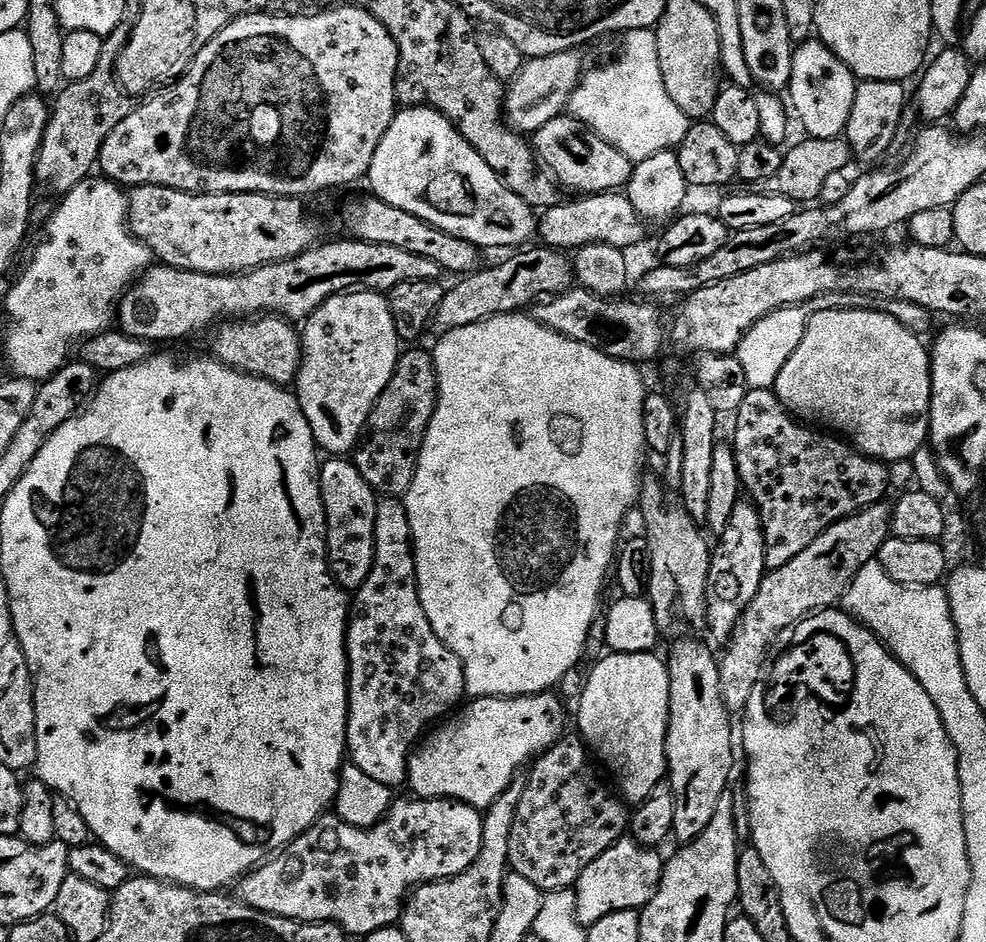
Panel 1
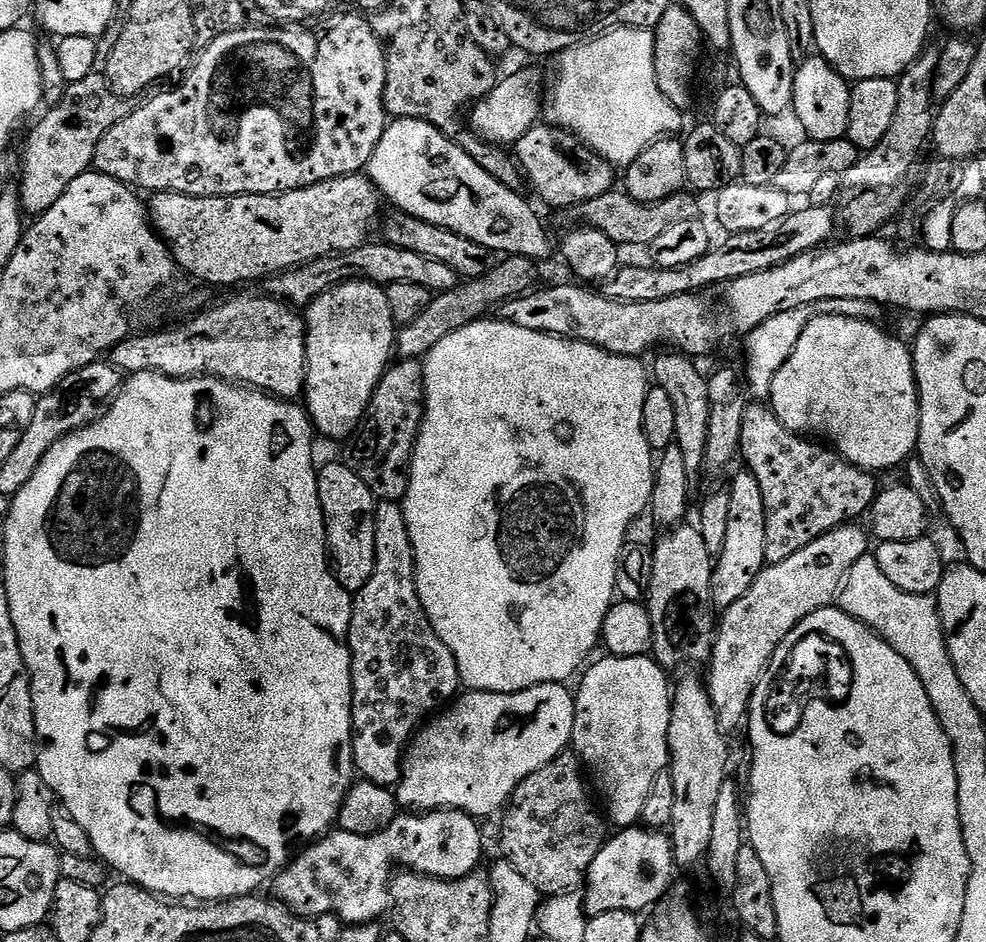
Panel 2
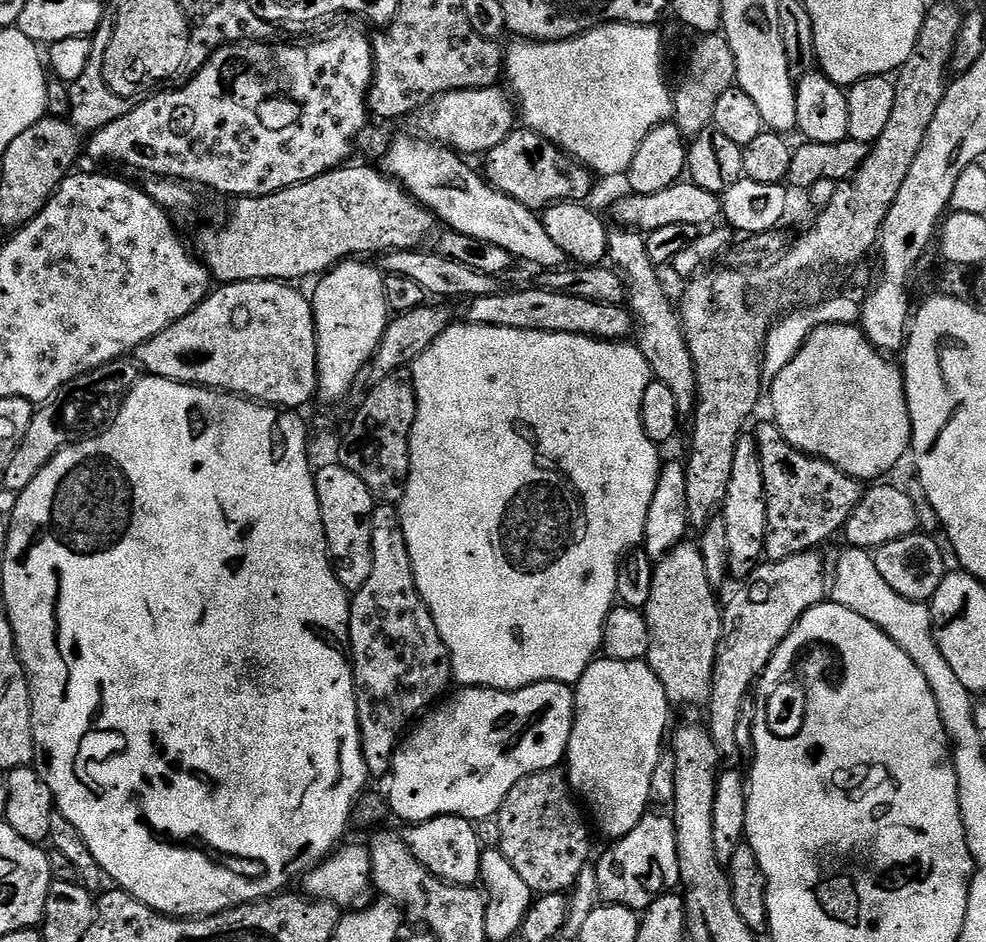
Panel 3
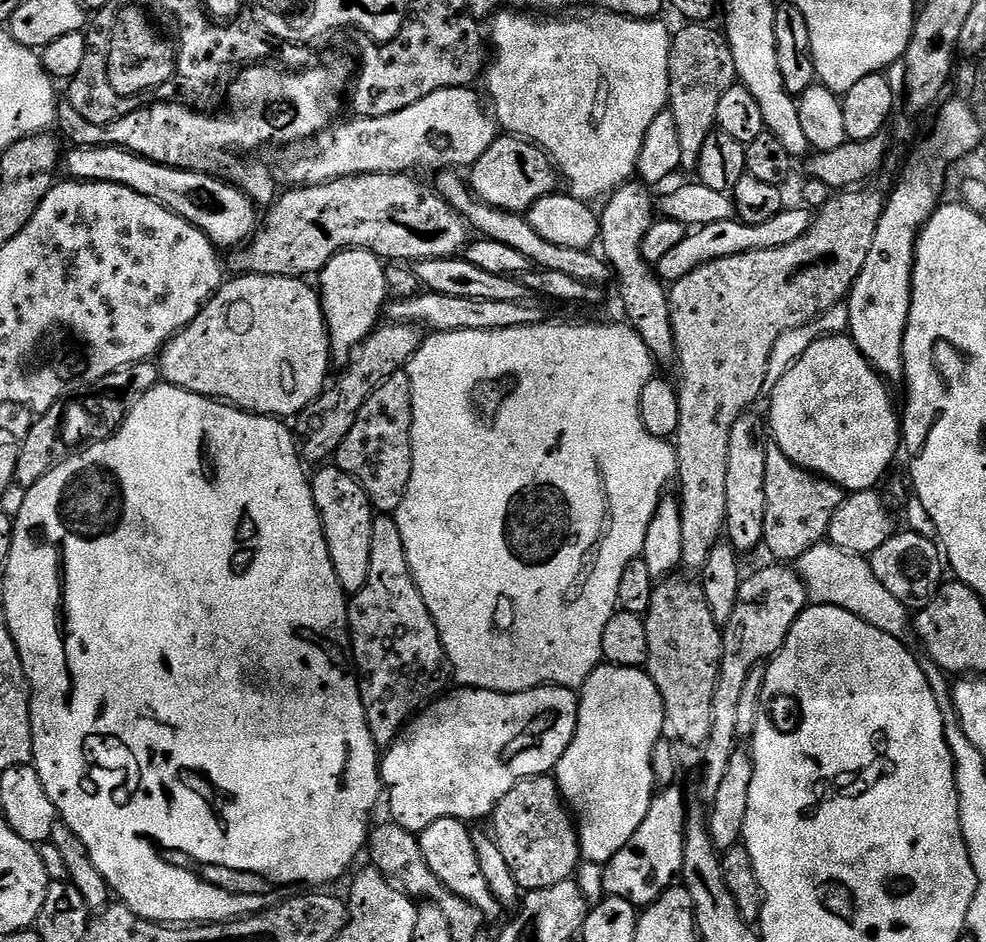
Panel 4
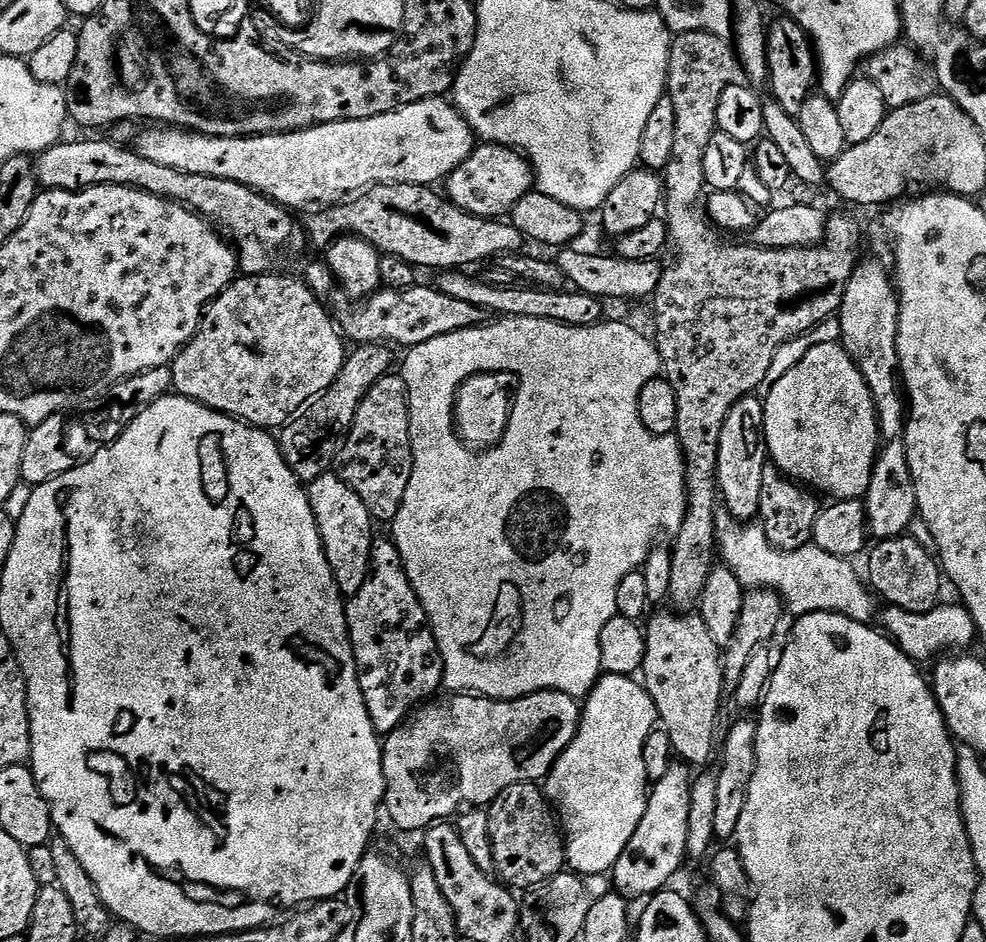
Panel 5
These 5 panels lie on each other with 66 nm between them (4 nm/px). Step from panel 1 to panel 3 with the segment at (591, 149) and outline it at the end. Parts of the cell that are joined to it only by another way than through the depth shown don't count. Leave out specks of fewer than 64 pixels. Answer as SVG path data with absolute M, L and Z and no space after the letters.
M523 126L517 127L502 142L498 142L498 146L494 146L494 150L490 150L483 160L482 172L488 183L533 210L565 202L584 202L592 192L594 176L589 169L544 136Z

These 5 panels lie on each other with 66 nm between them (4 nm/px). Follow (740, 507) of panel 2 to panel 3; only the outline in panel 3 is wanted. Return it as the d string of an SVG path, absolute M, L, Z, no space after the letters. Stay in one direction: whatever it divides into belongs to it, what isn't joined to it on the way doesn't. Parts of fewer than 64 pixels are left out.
M751 435L740 437L738 450L734 452L734 474L726 490L722 515L726 522L726 538L730 545L729 573L733 577L747 578L765 559L766 542L766 486L762 478L760 448Z

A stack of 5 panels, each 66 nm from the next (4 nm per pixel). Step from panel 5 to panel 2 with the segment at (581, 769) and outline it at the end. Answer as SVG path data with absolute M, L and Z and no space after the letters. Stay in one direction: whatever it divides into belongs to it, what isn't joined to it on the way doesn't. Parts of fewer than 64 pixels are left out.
M608 654L605 657L605 660L598 661L592 669L589 667L583 673L584 677L579 677L580 689L577 687L574 692L576 713L571 747L575 755L580 757L583 767L590 773L591 779L600 783L600 788L608 799L607 819L613 825L616 823L617 829L623 830L640 824L642 806L646 806L646 798L650 798L654 778L658 778L658 774L662 774L669 767L668 731L672 717L673 689L670 684L668 688L669 673L661 668L651 655Z

